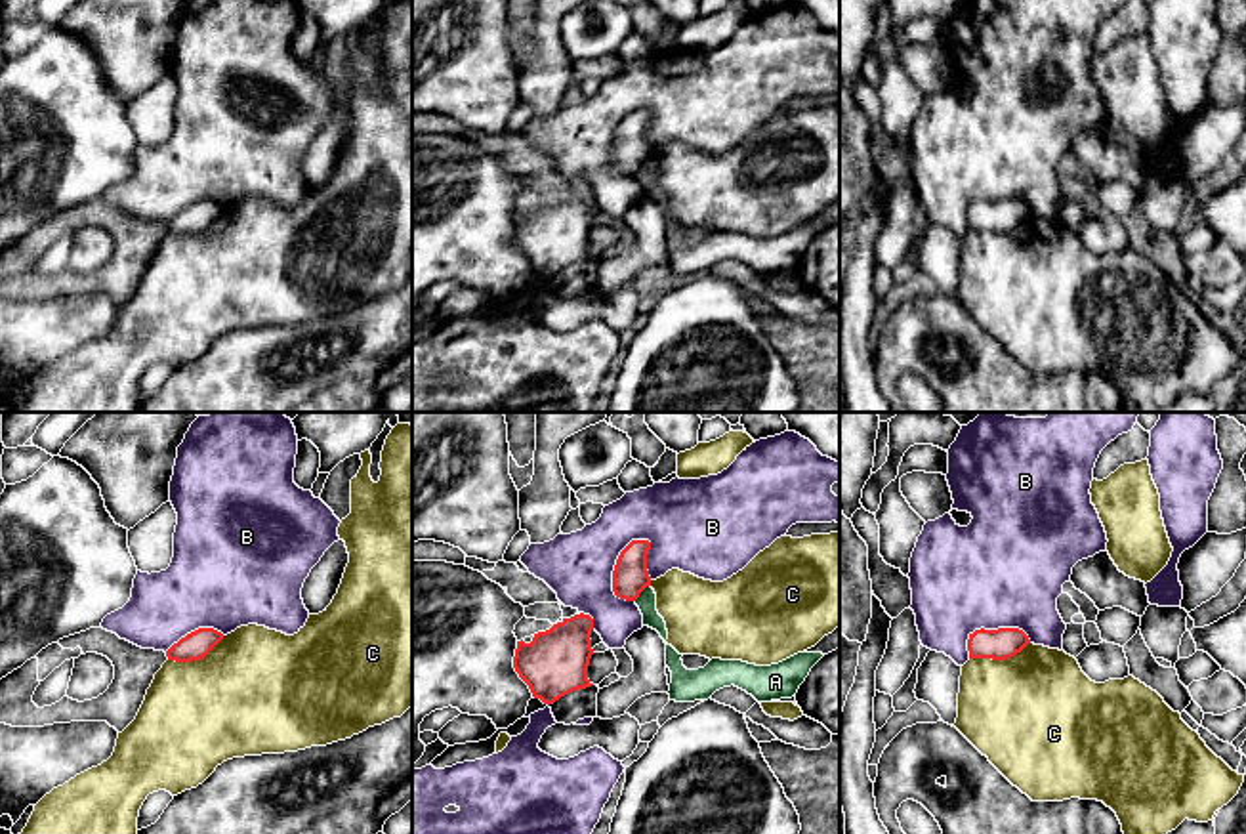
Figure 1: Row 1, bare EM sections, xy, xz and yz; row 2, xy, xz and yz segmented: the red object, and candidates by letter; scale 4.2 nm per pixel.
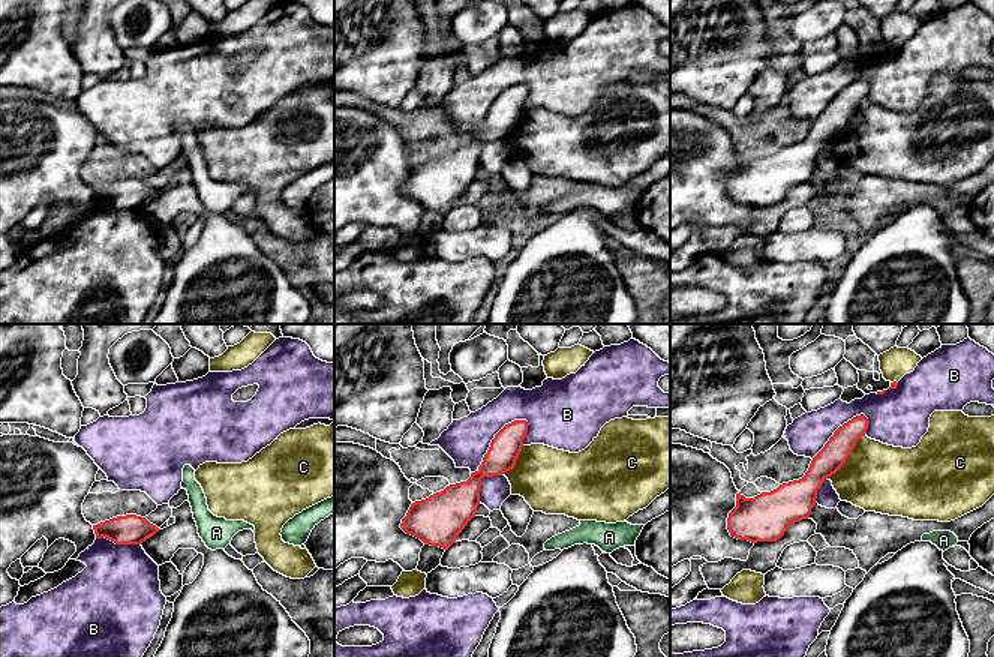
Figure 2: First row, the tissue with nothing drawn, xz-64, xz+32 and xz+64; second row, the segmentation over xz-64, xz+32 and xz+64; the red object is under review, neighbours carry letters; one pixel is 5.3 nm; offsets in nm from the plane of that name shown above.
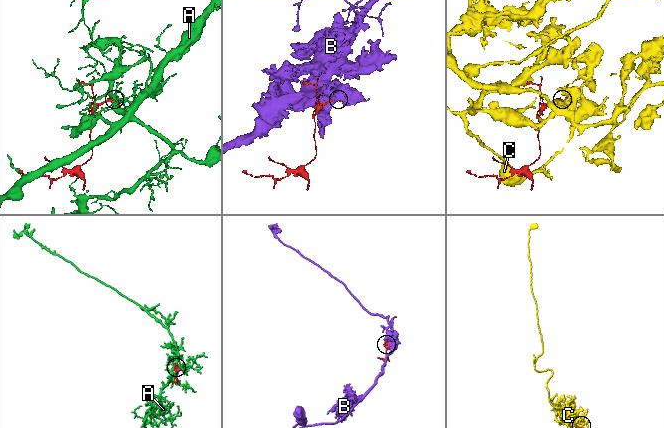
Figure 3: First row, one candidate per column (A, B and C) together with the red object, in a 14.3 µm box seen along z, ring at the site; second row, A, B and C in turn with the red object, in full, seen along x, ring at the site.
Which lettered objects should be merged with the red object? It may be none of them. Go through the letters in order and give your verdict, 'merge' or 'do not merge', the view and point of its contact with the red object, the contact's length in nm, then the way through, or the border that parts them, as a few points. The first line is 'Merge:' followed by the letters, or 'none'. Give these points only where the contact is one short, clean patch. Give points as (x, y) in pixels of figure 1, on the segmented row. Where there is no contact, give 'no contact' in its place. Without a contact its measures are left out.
Merge: none
A: do not merge | xz (642, 590) | 100 nm | along xz (649, 584), (634, 600)
B: do not merge | xz (615, 565) | 280 nm
C: do not merge | yz (998, 659) | 260 nm

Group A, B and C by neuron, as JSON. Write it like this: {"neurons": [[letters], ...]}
{"neurons": [["A"], ["B"], ["C"]]}

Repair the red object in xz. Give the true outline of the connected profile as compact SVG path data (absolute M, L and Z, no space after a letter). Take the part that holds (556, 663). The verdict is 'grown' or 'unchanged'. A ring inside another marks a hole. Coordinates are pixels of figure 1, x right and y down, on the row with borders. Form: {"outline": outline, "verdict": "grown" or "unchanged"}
{"outline": "M580 613L534 634L530 643L517 641L513 668L534 698L550 706L572 691L593 685L588 679L592 630L593 618Z", "verdict": "unchanged"}

